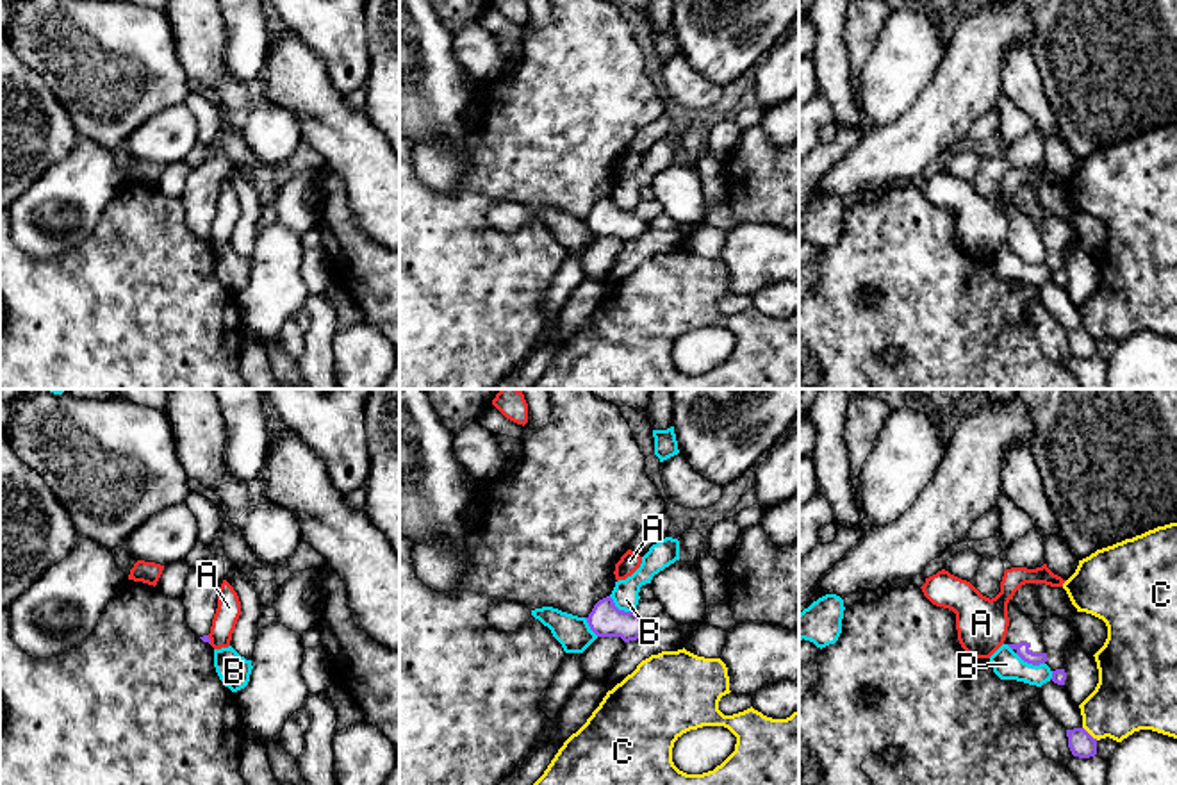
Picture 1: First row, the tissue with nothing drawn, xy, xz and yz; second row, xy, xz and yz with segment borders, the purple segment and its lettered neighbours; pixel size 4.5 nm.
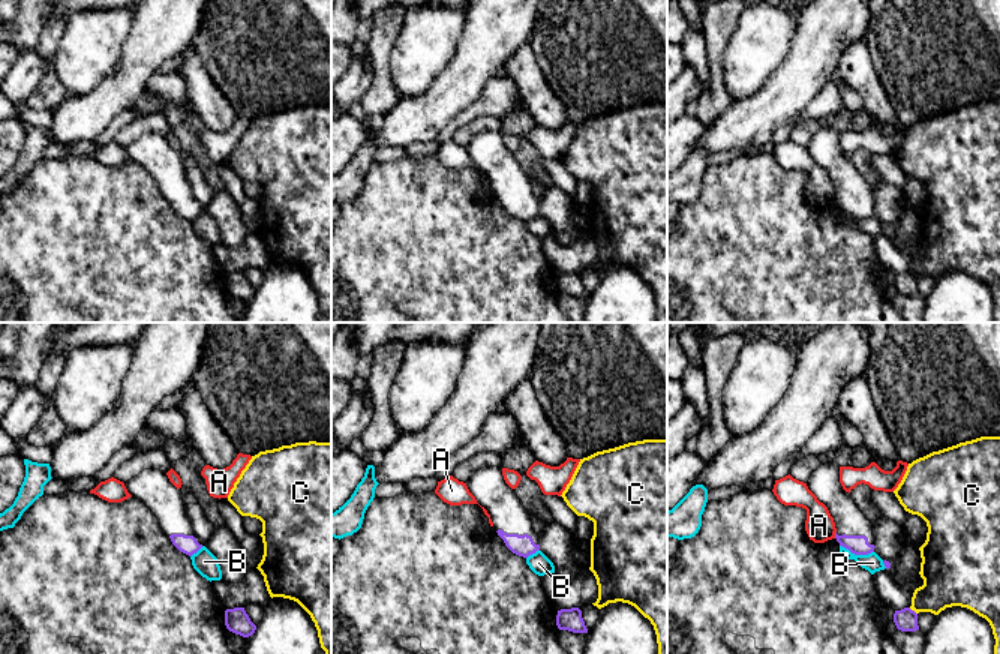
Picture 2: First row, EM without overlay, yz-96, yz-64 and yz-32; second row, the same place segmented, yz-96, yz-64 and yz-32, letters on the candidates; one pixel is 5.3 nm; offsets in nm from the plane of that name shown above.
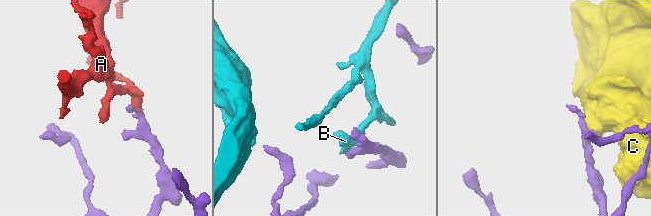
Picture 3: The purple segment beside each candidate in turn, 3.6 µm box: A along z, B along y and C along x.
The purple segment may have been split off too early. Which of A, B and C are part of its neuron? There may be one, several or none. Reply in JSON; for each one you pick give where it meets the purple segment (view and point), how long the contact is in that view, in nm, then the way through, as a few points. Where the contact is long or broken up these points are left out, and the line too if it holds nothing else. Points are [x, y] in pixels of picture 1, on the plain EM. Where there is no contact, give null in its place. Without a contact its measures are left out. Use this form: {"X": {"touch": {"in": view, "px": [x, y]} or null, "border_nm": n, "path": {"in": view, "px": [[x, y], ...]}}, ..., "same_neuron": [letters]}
{"same_neuron": []}

